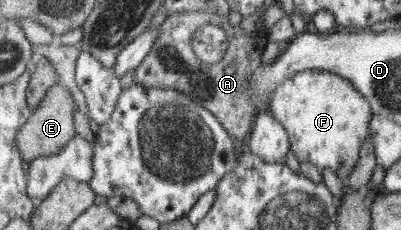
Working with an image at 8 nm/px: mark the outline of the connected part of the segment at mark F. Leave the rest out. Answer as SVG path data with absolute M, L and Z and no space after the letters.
M329 70L300 71L277 88L269 107L273 115L286 128L286 133L290 136L291 148L299 162L309 162L319 169L329 168L342 180L349 177L361 158L362 145L366 143L372 117L365 95L356 90L353 82Z

